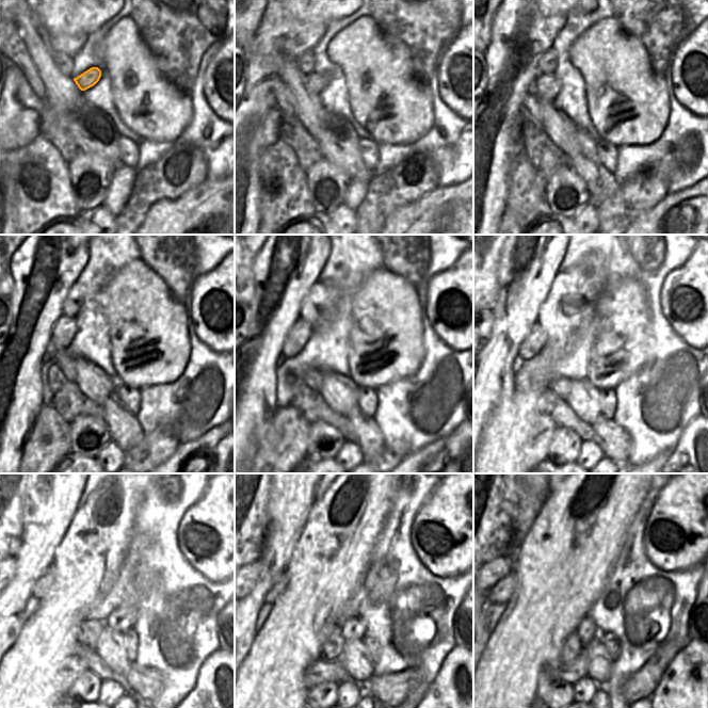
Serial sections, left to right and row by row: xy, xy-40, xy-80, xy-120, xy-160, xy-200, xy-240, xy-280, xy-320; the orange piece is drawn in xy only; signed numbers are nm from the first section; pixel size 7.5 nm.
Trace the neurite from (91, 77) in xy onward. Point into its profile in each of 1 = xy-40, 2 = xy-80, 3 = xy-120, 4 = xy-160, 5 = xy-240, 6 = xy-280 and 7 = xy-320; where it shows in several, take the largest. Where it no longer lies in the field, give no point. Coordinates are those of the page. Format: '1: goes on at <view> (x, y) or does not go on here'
1: goes on at xy-40 (315, 82)
2: goes on at xy-80 (546, 87)
3: goes on at xy-120 (65, 327)
4: goes on at xy-160 (301, 332)
5: goes on at xy-240 (43, 586)
6: goes on at xy-280 (278, 588)
7: goes on at xy-320 (502, 591)

